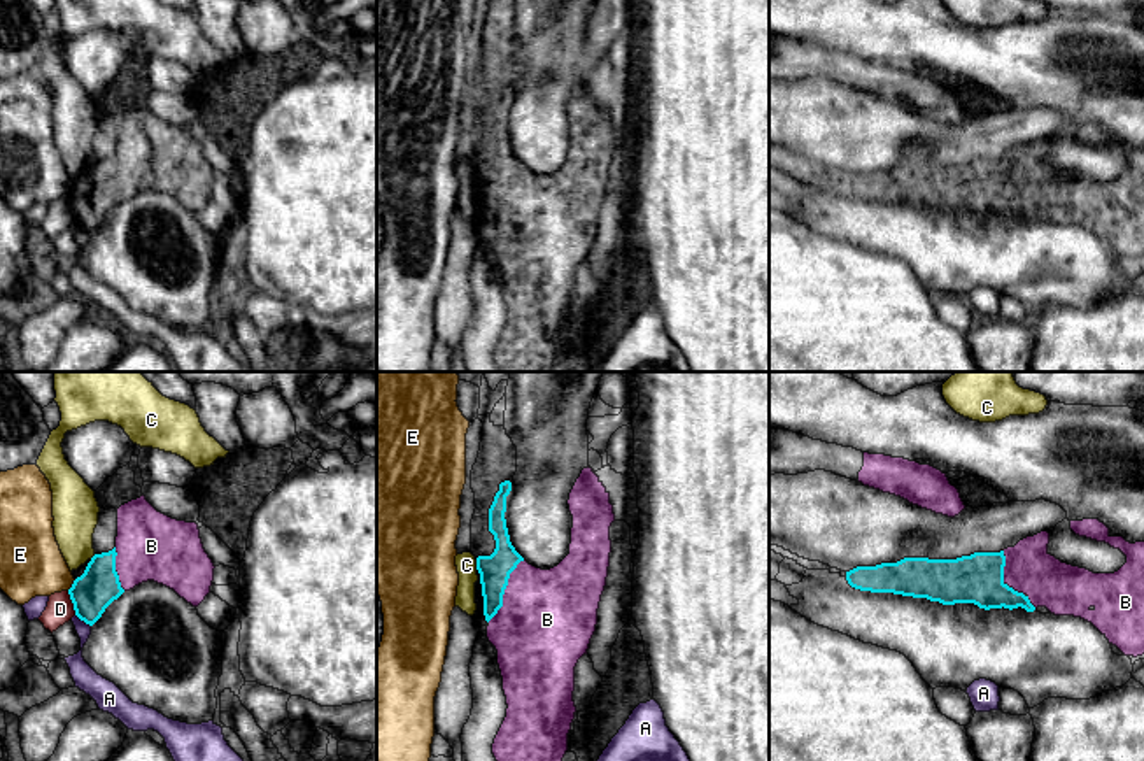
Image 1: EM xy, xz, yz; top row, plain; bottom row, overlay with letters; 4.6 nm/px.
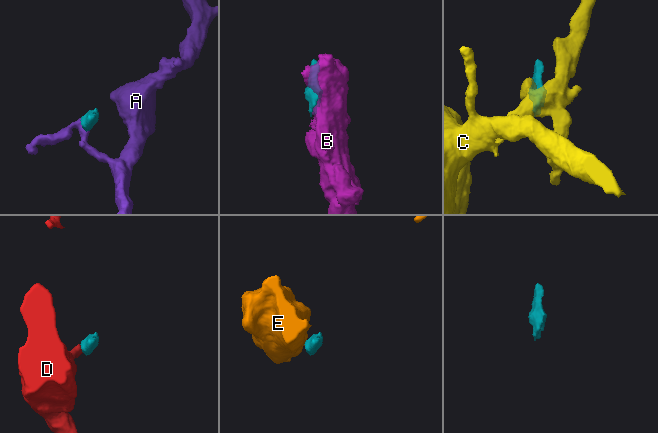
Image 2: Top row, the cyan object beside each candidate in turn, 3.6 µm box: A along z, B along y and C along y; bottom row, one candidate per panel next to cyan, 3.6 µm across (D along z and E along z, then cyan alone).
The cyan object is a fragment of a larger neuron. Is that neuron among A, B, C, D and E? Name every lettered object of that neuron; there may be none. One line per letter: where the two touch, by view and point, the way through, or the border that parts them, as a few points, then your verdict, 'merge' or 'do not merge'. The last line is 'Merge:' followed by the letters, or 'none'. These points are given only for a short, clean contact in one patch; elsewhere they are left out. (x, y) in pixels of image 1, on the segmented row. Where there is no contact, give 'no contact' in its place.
A: meets cyan in xy at (83, 619); border along xy (76, 614), (90, 626); do not merge
B: meets cyan in xz at (505, 588); runs through xz (494, 570), (505, 588), (547, 619); merge
C: meets cyan in xz at (477, 565); border along xz (475, 560), (477, 568); do not merge
D: meets cyan in xy at (72, 602); border along xy (67, 591), (76, 614); do not merge
E: meets cyan in xy at (72, 584); border along xy (76, 579), (67, 590); do not merge
Merge: B

